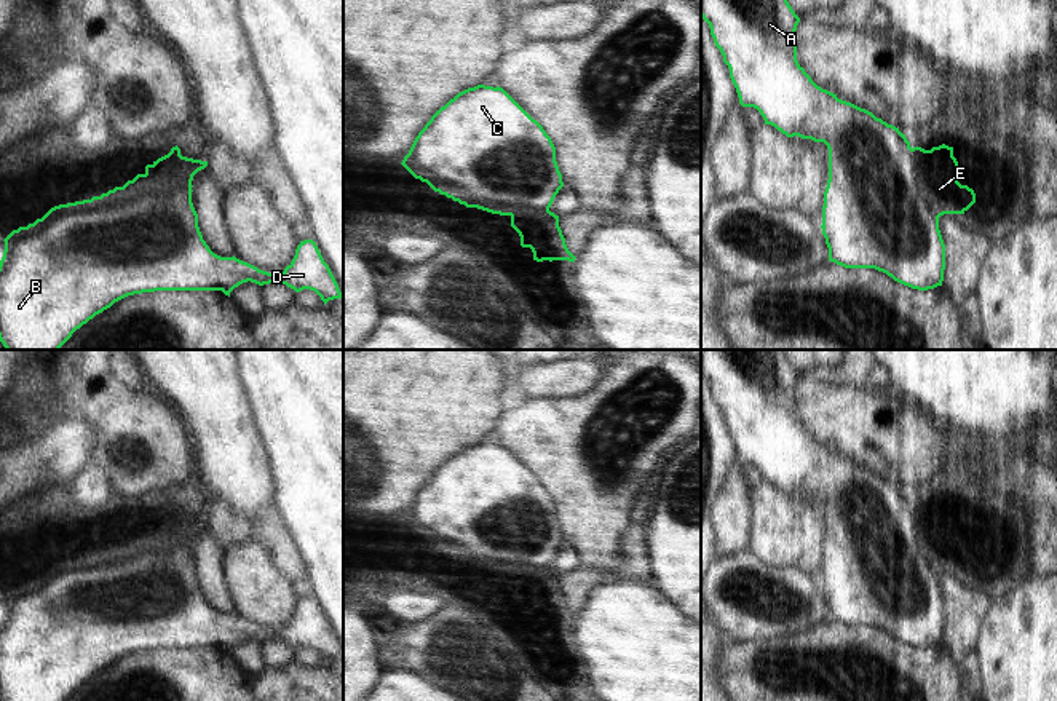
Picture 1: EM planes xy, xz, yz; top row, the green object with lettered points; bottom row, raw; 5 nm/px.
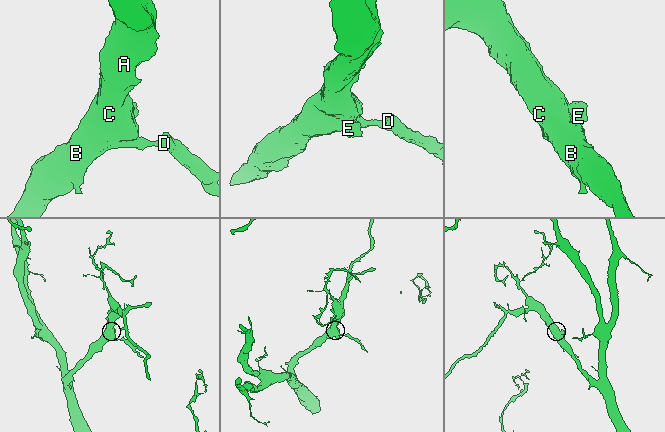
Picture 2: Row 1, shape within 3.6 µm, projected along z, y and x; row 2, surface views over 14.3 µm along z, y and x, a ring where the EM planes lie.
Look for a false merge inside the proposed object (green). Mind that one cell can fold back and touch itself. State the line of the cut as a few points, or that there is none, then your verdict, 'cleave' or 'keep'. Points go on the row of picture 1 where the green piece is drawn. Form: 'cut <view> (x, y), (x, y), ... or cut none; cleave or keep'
cut none; keep

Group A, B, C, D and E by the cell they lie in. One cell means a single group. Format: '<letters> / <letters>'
A B C D E

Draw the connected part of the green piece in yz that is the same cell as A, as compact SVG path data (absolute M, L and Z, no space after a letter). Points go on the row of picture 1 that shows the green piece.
M701 0L701 18L709 24L714 43L730 69L739 104L757 109L765 125L774 126L787 137L798 136L827 145L829 180L821 228L829 248L829 260L845 268L875 268L918 291L942 286L945 244L939 217L964 214L976 203L974 190L958 182L953 147L942 144L931 150L912 149L899 128L817 86L797 61L795 30L800 18L787 0Z

